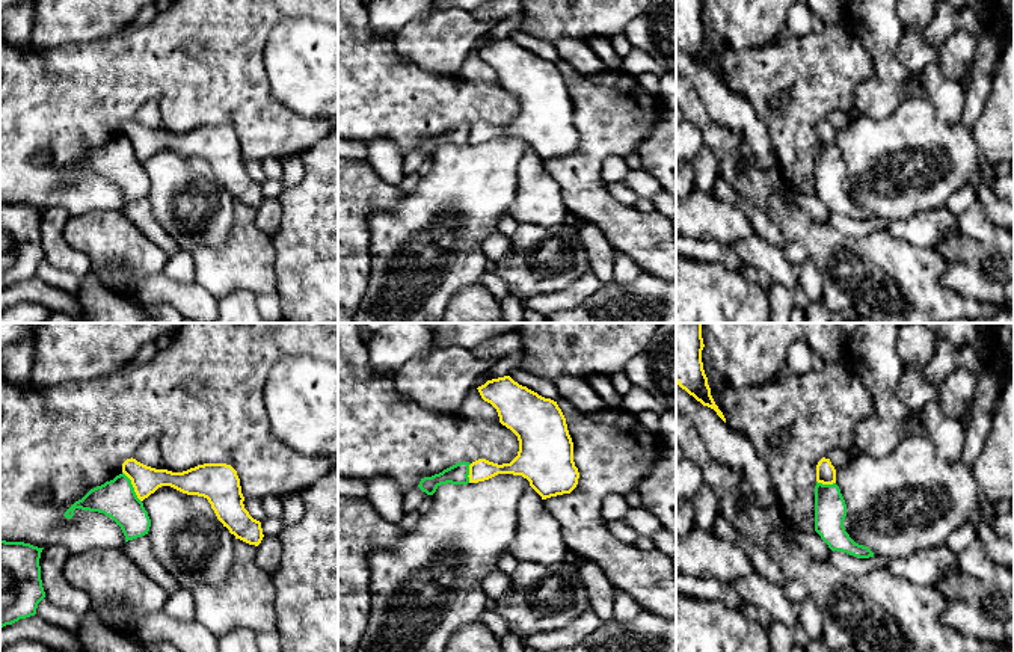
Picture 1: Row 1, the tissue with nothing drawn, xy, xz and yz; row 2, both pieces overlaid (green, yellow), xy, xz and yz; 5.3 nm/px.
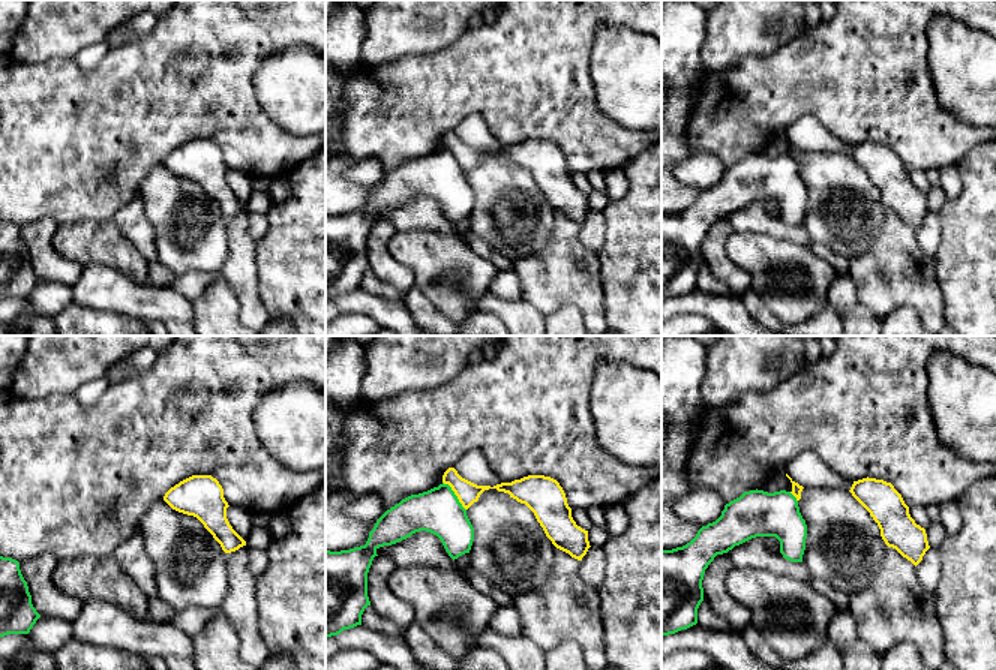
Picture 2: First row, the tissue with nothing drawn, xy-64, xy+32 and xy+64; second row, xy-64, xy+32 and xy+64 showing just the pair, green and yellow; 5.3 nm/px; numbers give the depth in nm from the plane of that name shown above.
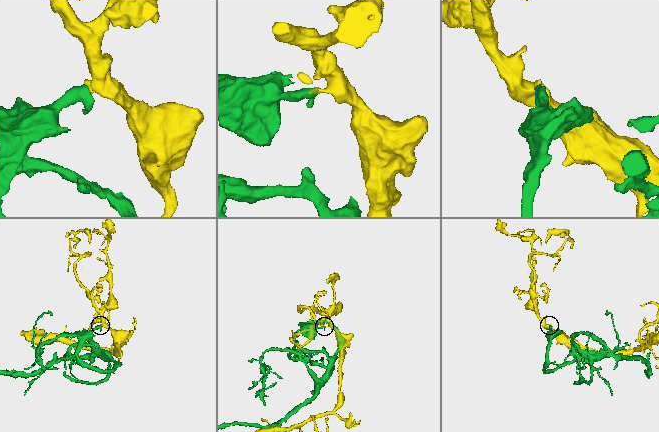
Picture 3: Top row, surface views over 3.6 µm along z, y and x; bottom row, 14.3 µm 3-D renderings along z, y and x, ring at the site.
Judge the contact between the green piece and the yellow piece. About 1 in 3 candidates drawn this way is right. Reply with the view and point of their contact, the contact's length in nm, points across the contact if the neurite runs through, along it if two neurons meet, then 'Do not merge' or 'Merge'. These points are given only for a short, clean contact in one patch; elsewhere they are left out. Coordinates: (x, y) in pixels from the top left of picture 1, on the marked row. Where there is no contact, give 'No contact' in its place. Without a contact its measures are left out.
Touches green at xy (132, 486). Shared border 190 nm. Boundary: xy (122, 471), (141, 501). Do not merge

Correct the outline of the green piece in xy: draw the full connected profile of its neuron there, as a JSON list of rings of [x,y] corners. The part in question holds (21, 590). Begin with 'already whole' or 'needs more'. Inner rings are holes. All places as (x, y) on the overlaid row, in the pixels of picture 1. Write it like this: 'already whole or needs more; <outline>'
already whole; [[[0,540],[0,628],[35,616],[45,598],[39,566],[42,549]]]

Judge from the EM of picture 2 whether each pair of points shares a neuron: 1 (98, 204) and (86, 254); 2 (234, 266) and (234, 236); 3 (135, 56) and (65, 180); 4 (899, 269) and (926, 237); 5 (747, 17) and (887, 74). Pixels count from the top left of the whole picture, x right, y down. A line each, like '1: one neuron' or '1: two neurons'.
1: two neurons
2: one neuron
3: one neuron
4: two neurons
5: two neurons

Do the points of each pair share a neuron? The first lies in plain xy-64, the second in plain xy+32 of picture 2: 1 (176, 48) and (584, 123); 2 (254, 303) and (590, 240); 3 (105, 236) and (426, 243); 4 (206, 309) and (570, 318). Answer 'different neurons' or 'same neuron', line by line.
1: same neuron
2: different neurons
3: same neuron
4: same neuron

